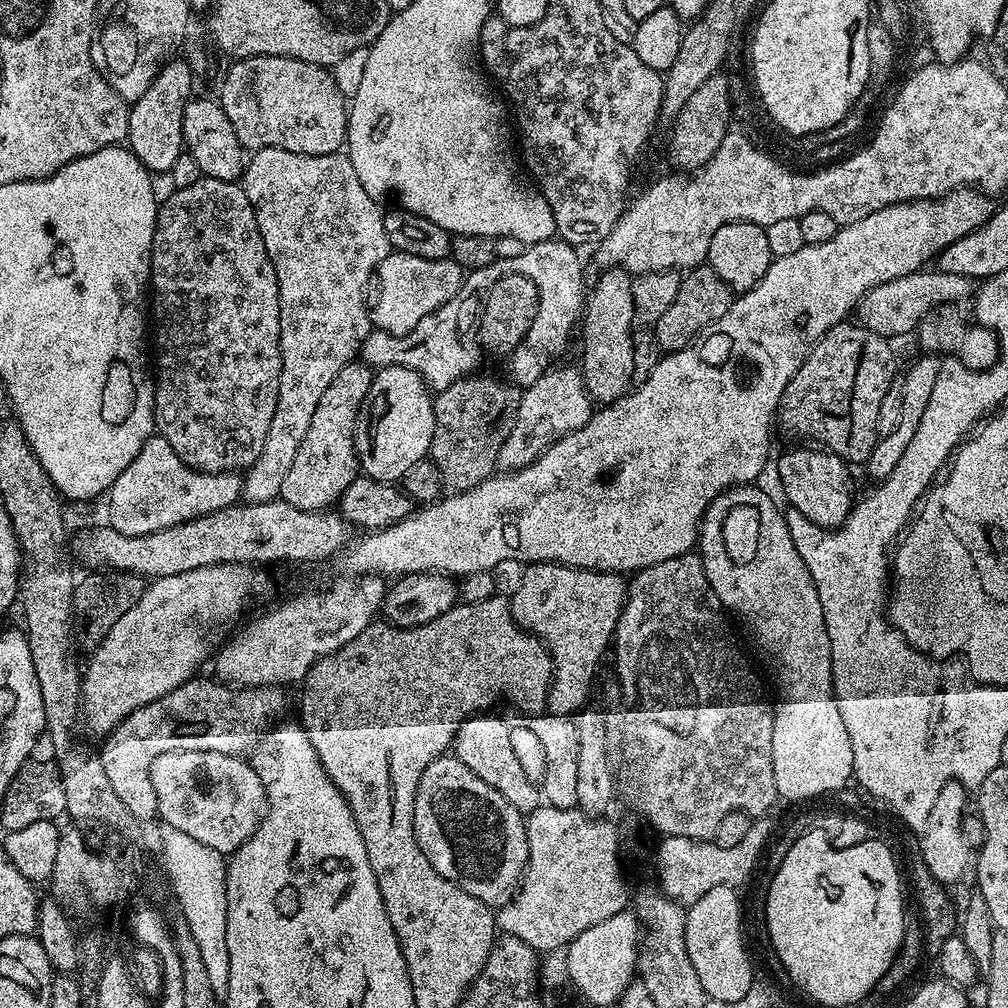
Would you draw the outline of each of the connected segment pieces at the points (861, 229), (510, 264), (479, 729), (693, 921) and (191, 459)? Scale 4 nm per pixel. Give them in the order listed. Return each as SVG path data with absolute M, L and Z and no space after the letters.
M969 186L959 188L957 192L947 192L945 196L937 196L935 200L907 200L905 204L891 204L882 210L874 210L874 214L866 214L866 218L858 218L858 222L841 226L838 234L830 238L830 242L805 244L802 250L794 254L775 257L764 277L750 291L739 293L733 299L730 310L722 314L722 318L715 320L682 350L661 355L658 366L650 370L646 382L633 387L628 395L620 397L613 404L593 411L586 426L554 442L533 464L508 470L503 474L493 474L466 492L445 495L435 504L413 511L412 515L394 526L379 528L377 532L368 532L361 535L364 536L361 540L353 539L343 553L343 556L345 555L343 571L348 574L375 574L385 578L399 578L408 575L409 572L442 572L463 578L471 572L492 572L507 560L517 560L520 566L557 562L569 564L572 568L590 568L594 572L635 574L658 562L666 562L670 558L678 558L682 554L693 551L698 544L700 520L713 498L728 488L748 486L759 481L756 479L759 478L760 471L768 460L768 439L772 436L772 428L774 432L774 417L780 407L780 399L790 378L794 378L798 366L802 366L802 362L808 356L812 345L817 344L835 324L845 323L851 317L848 316L851 312L853 315L860 299L870 290L874 290L874 286L882 286L882 282L890 282L894 278L902 278L911 272L921 271L927 265L924 263L931 256L932 259L939 257L944 249L958 242L958 238L970 234L978 226L986 223L994 211L994 204L988 200L991 199L985 193Z
M553 238L546 242L527 245L517 256L497 258L490 266L482 266L482 270L474 270L465 275L464 283L436 312L430 313L410 334L395 336L389 332L373 330L364 339L358 353L359 359L373 370L390 366L406 366L414 370L424 379L429 389L441 392L463 376L471 376L480 364L482 349L480 346L480 315L484 309L486 290L494 286L498 278L506 274L526 274L538 286L540 309L532 323L530 345L532 356L511 357L512 365L508 372L517 388L523 390L534 386L538 378L542 378L557 363L560 351L568 344L572 331L577 331L586 303L586 287L584 288L584 268L580 265L580 256L575 247L565 240Z
M477 714L460 723L454 741L454 754L459 760L466 762L466 766L470 766L470 770L474 770L474 774L478 774L482 782L486 782L486 786L494 786L494 790L498 790L498 794L502 794L502 798L506 798L510 806L514 806L519 812L531 814L541 807L541 789L537 781L535 784L528 777L528 772L516 753L516 744L512 741L512 732L508 729L507 722L492 715Z
M723 884L706 890L687 909L684 937L690 962L698 970L705 996L722 1002L738 1002L754 987L752 964L744 949L744 928L740 925L740 900L735 887Z
M203 177L198 182L194 182L185 188L178 188L169 191L169 196L163 197L162 203L156 209L156 229L154 230L154 238L152 239L152 275L150 277L150 312L156 315L156 344L160 347L160 353L156 356L156 372L154 376L154 428L155 431L166 442L170 442L170 450L174 450L174 454L178 454L178 458L182 458L182 462L186 462L186 466L190 466L199 472L209 472L218 475L220 472L239 473L246 470L258 458L258 454L262 454L262 446L266 446L266 434L270 431L270 422L274 418L274 406L278 402L278 382L280 381L280 295L278 294L278 278L274 274L274 266L270 262L270 258L266 254L266 246L262 242L262 234L258 230L258 222L254 210L250 206L250 198L246 198L243 187L236 182L222 182L218 178Z

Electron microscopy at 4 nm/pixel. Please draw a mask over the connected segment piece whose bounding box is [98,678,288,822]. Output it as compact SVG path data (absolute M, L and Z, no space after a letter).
M215 678L200 679L188 680L182 686L170 690L170 694L134 710L113 732L103 737L101 744L104 745L99 745L106 778L110 778L110 786L114 786L118 798L122 798L133 821L157 819L158 794L152 781L152 767L156 758L162 758L162 754L173 751L174 745L179 750L210 750L218 754L247 757L264 737L264 733L283 717L280 715L288 708L288 696L284 693L287 691L275 684L265 684L262 688L238 688Z

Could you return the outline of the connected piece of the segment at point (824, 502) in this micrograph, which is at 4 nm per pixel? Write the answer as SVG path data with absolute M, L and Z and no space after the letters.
M796 446L780 456L776 472L787 503L810 522L823 528L839 528L852 515L852 472L847 460L820 446Z

